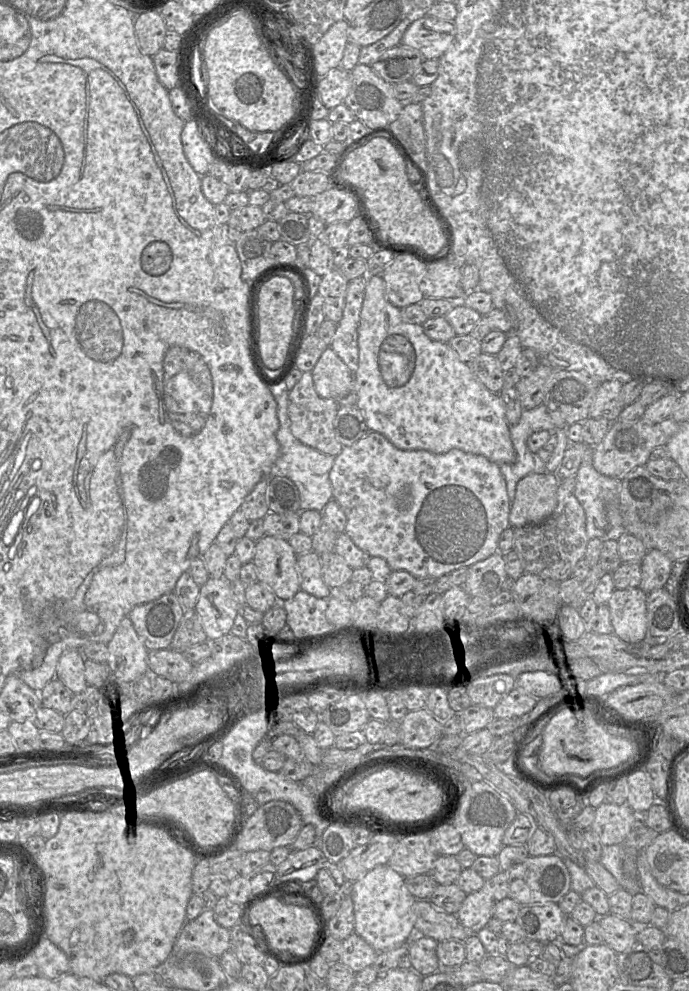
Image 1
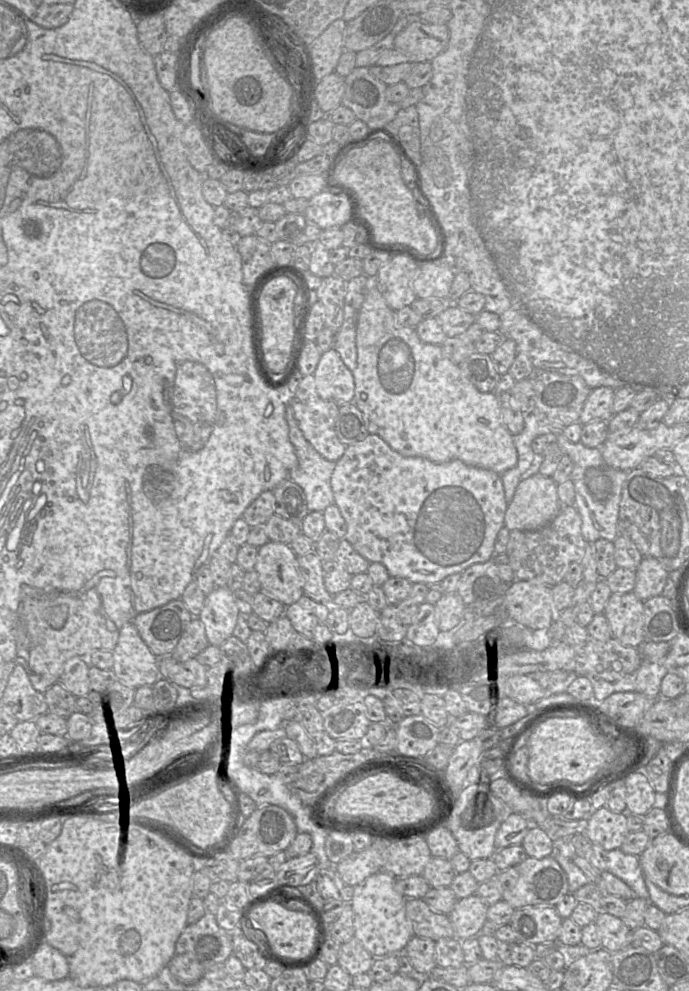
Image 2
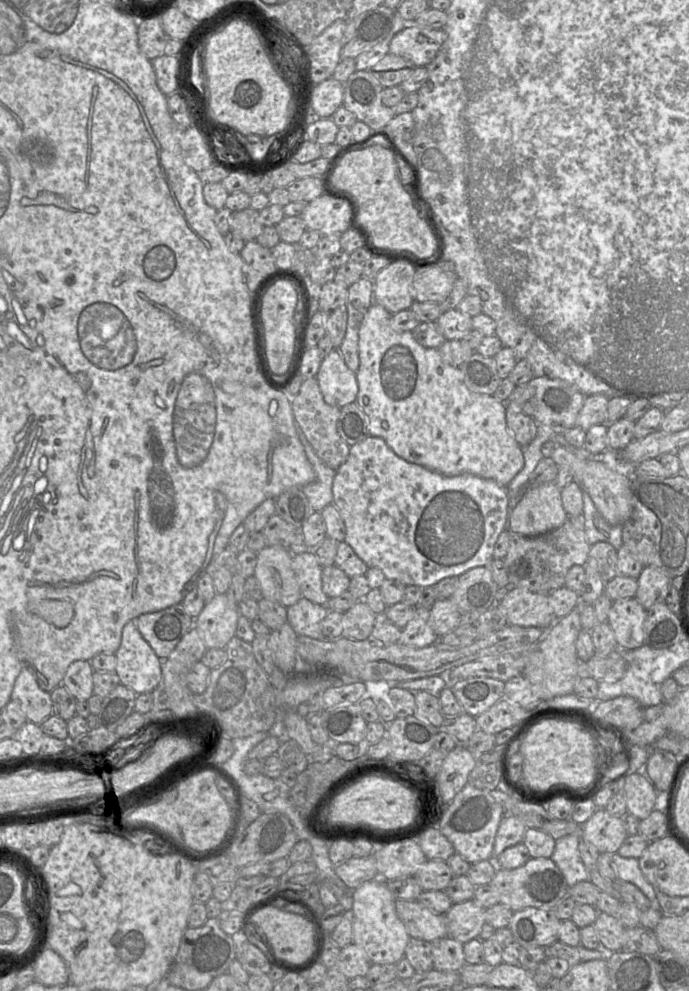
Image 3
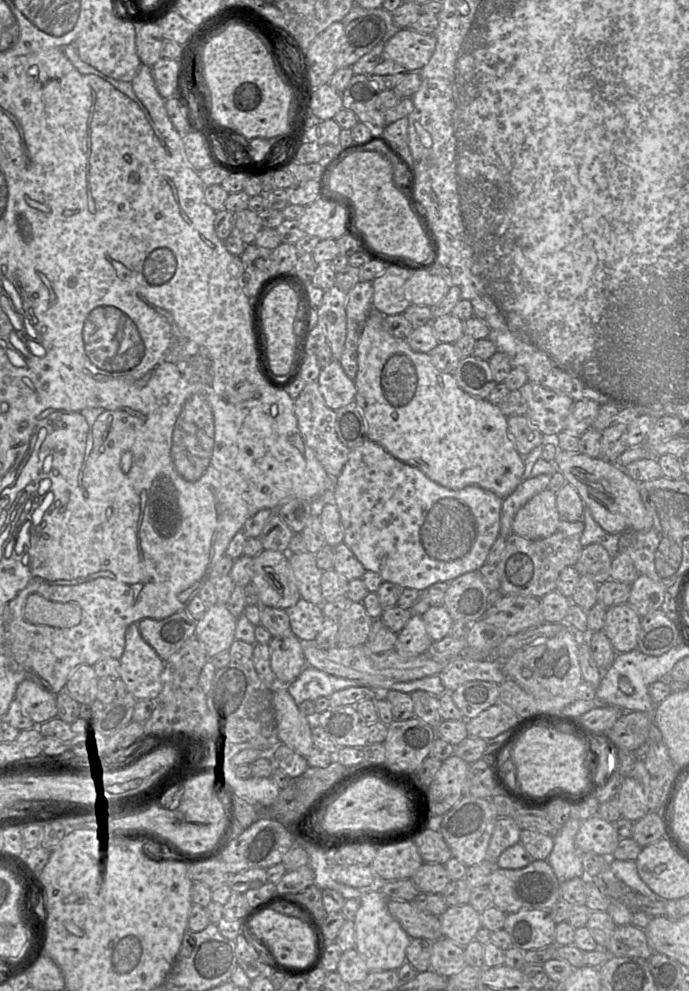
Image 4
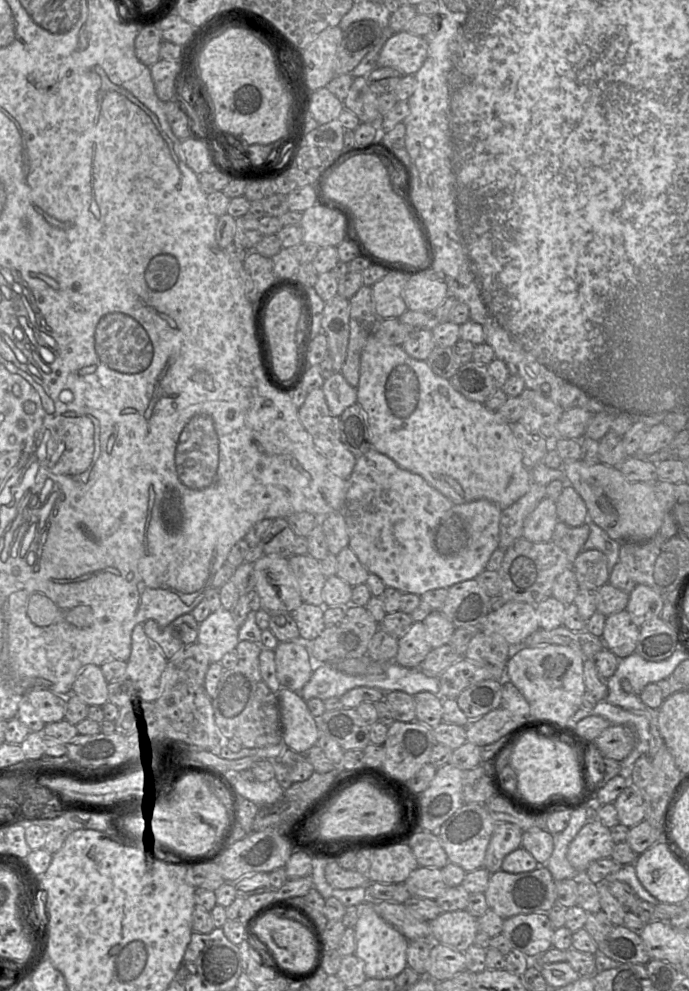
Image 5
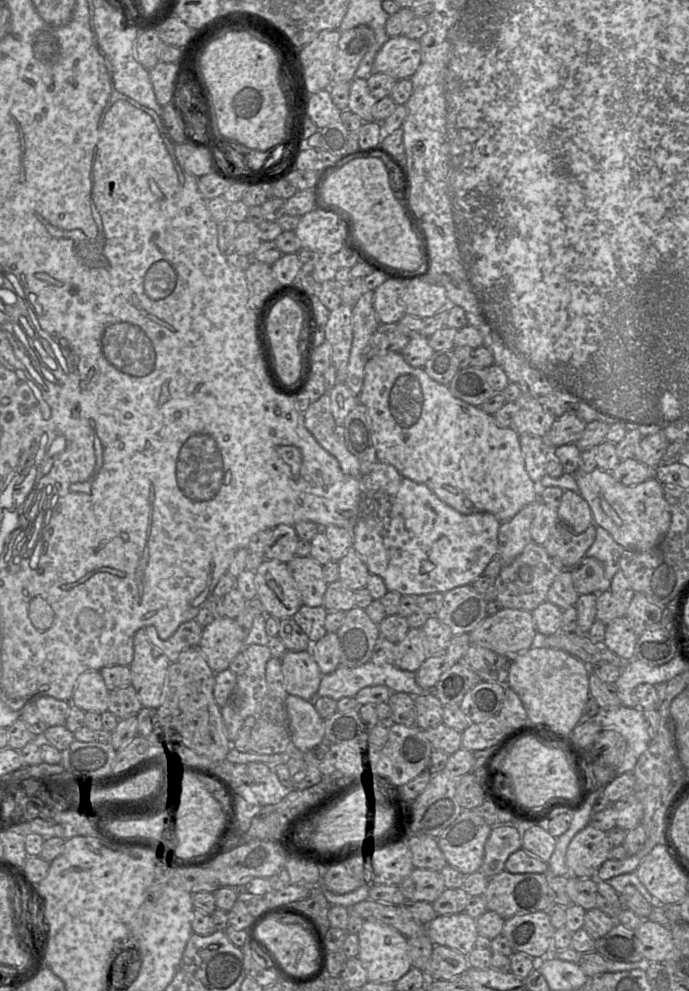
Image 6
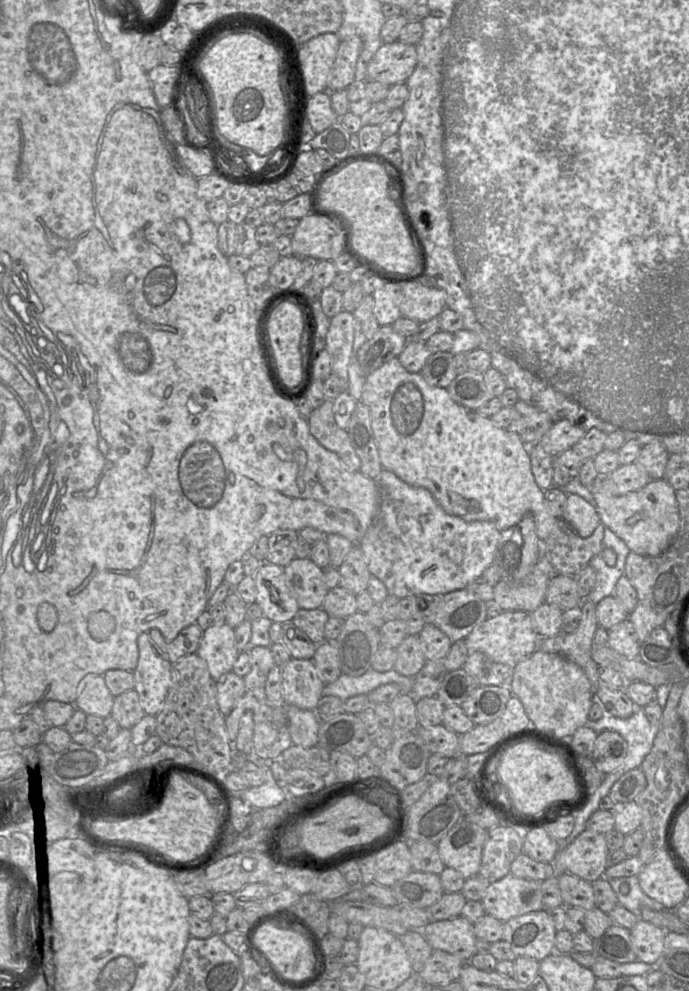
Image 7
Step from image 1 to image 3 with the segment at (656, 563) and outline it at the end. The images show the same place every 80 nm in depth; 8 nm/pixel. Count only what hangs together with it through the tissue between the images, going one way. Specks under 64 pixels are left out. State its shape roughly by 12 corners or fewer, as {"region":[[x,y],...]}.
{"region":[[652,566],[637,578],[635,599],[646,610],[665,602],[670,578]]}

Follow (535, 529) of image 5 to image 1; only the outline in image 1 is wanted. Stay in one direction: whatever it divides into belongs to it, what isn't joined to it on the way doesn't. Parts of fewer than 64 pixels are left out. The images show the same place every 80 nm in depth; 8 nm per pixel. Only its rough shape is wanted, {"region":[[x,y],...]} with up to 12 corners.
{"region":[[531,473],[516,486],[509,523],[539,525],[557,506],[560,481]]}

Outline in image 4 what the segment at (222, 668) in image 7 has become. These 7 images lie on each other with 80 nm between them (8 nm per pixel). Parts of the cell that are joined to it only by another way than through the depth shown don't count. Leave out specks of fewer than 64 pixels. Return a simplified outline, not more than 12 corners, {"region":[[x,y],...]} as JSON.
{"region":[[217,603],[196,621],[209,658],[229,650],[237,619]]}

